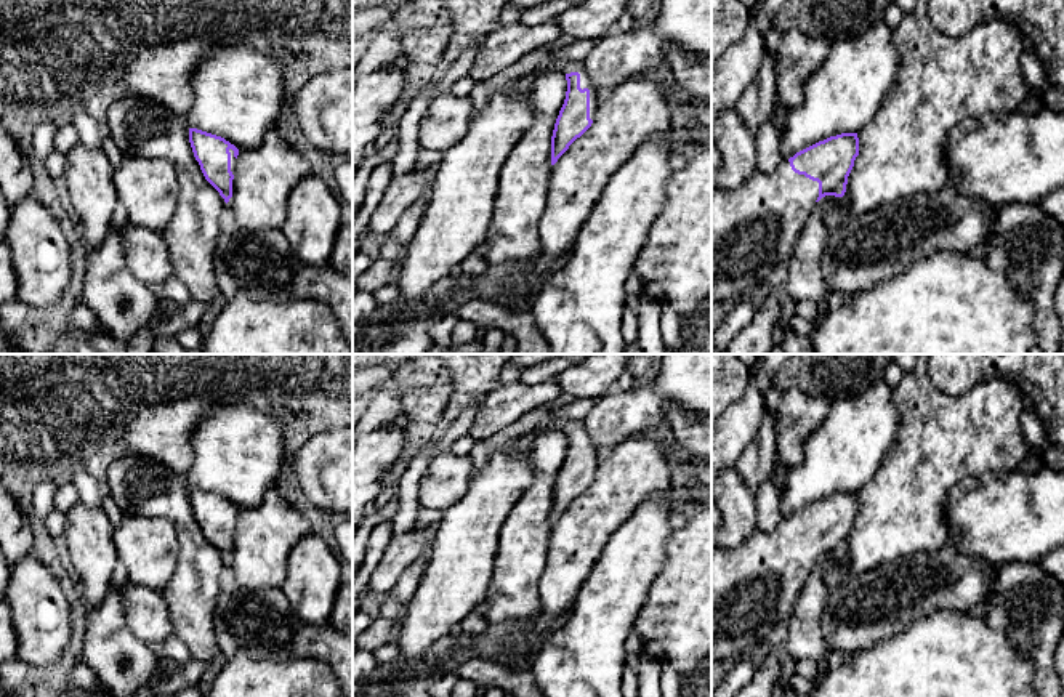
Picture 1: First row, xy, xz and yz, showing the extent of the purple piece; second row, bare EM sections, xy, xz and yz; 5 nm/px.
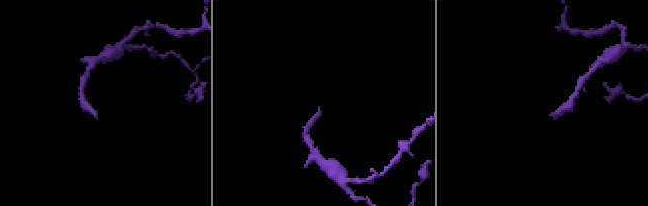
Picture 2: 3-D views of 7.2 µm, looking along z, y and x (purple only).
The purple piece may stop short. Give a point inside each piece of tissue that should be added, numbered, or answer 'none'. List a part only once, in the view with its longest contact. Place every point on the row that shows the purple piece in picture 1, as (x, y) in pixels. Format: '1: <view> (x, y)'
1: xz (553, 64)

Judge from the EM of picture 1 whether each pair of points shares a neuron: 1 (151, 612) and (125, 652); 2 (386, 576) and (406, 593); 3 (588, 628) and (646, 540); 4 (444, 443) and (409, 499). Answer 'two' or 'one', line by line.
1: two
2: two
3: one
4: one

